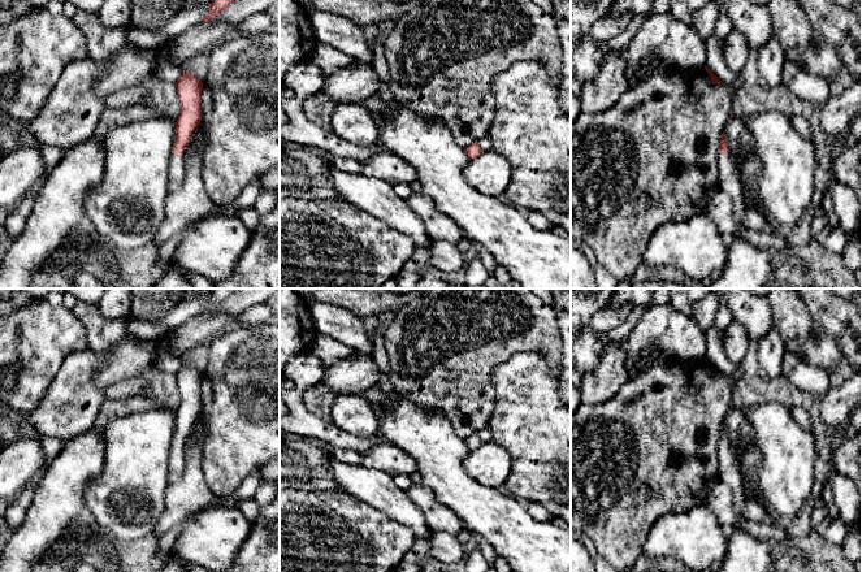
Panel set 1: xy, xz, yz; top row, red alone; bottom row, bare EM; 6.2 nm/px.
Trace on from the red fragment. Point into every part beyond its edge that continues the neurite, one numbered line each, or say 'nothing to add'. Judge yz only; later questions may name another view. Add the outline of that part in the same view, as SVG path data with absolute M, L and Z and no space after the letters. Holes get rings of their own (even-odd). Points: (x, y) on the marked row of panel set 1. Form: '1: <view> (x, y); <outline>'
1: yz (728, 181); M719 153L719 188L732 199L735 218L746 229L768 235L780 235L781 231L768 222L759 212L745 205L742 187L736 173L736 165L731 155Z

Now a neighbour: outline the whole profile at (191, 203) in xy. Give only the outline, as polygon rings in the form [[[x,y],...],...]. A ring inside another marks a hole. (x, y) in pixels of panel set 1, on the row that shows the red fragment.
[[[191,144],[183,155],[185,181],[179,191],[165,199],[165,217],[160,224],[153,243],[159,247],[192,222],[213,216],[218,205],[208,196],[203,181],[203,156]]]

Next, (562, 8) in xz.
[[[551,0],[554,16],[560,21],[571,22],[571,0]]]

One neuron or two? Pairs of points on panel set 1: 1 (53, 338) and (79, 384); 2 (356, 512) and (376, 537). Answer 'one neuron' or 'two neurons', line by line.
1: two neurons
2: one neuron

